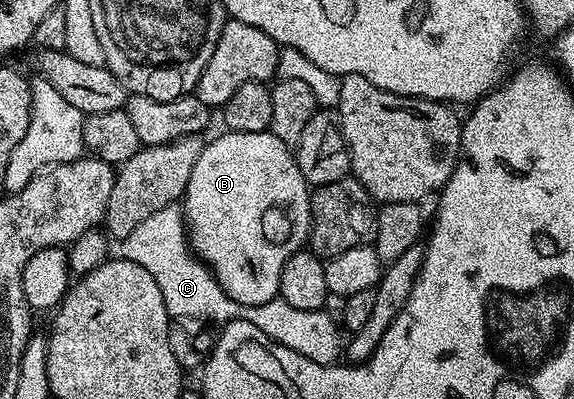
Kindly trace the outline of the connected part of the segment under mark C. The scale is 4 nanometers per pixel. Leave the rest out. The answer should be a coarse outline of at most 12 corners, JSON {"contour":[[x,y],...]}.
{"contour":[[179,203],[119,241],[169,317],[239,317],[314,362],[341,359],[327,311],[236,304],[190,251]]}

